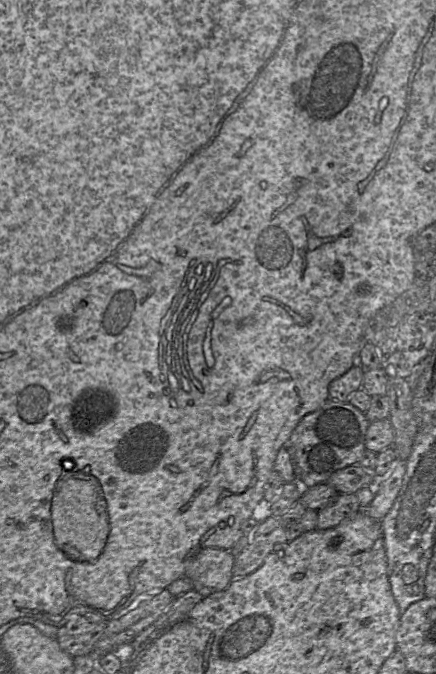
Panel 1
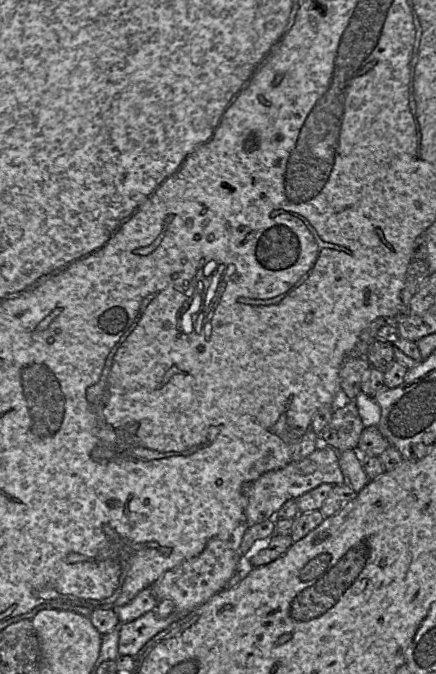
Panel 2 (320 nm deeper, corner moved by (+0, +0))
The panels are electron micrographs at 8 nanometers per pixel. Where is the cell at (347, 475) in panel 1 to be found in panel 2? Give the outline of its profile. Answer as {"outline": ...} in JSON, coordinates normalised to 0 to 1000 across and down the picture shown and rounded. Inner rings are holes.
{"outline":[[[732,659],[732,662],[690,684],[665,684],[656,691],[622,697],[592,711],[560,720],[567,751],[560,760],[560,780],[580,779],[610,770],[633,770],[633,761],[663,740],[681,740],[727,721],[755,717],[787,718],[789,706],[778,690],[778,675],[766,665]]]}

